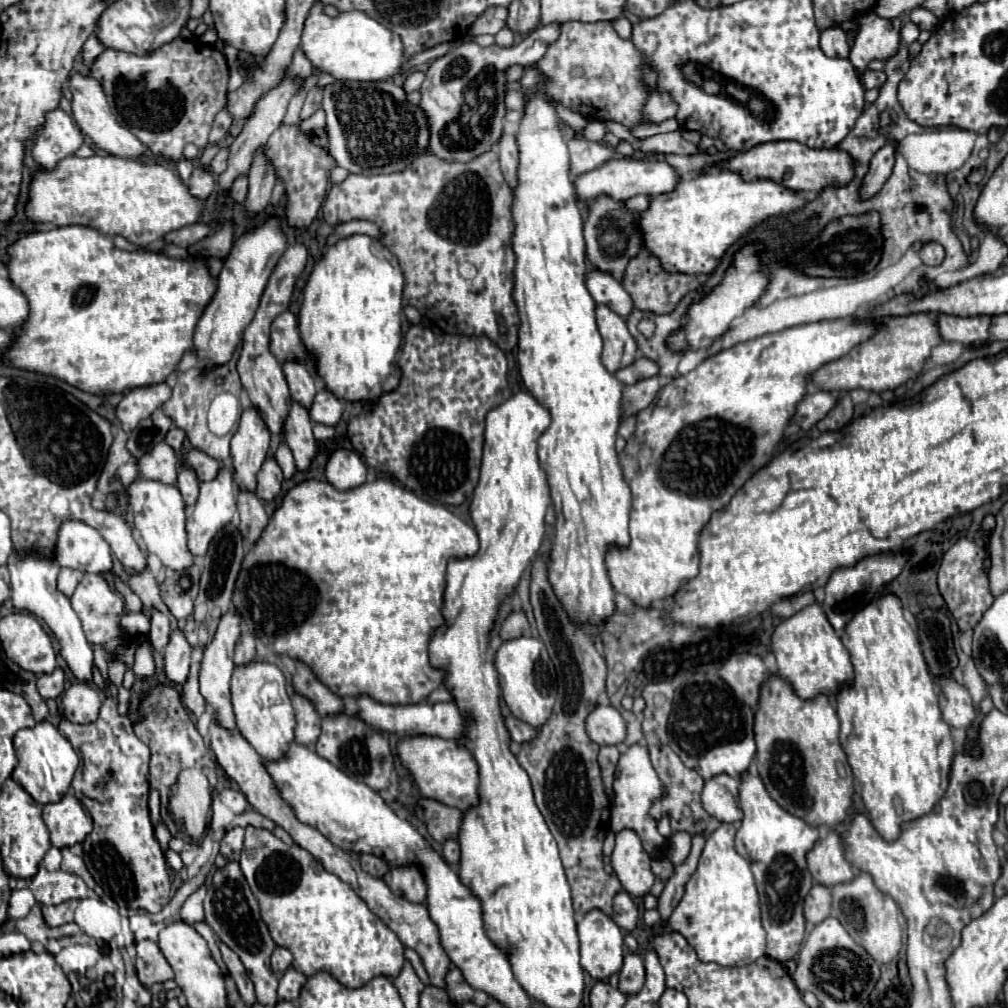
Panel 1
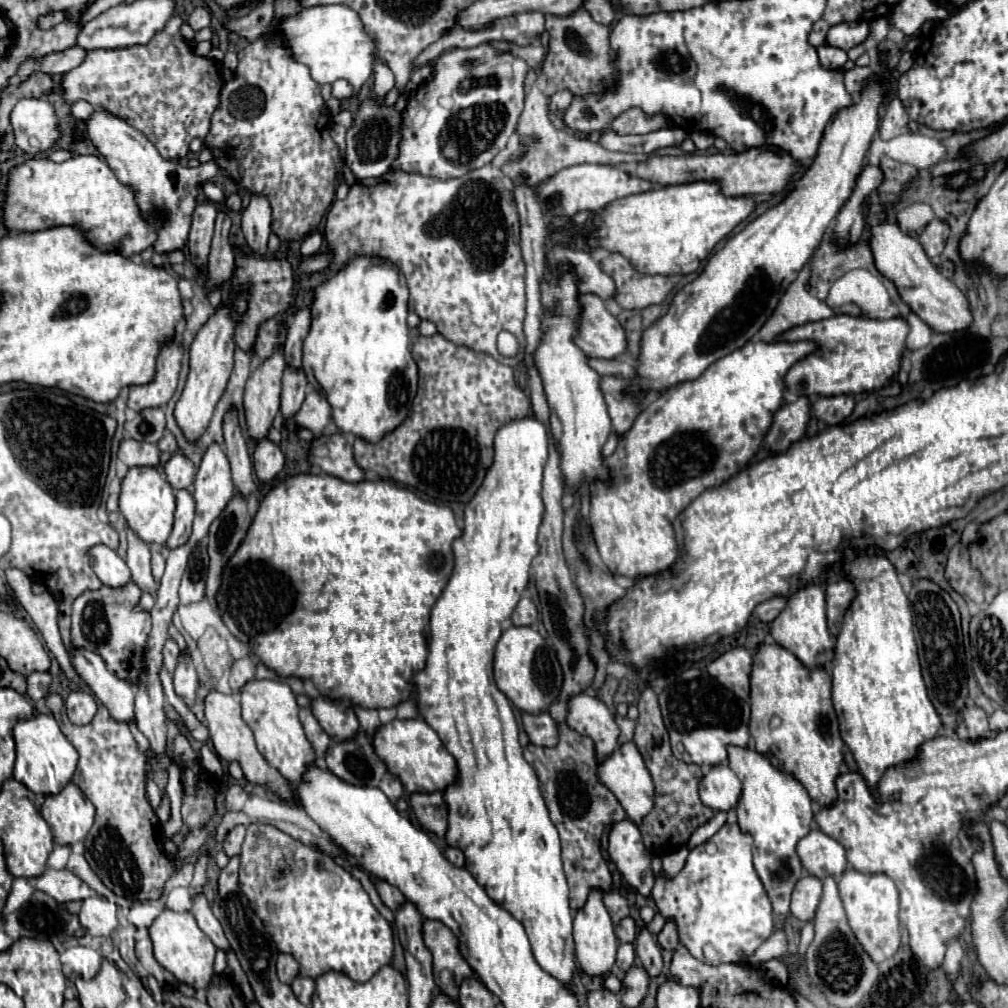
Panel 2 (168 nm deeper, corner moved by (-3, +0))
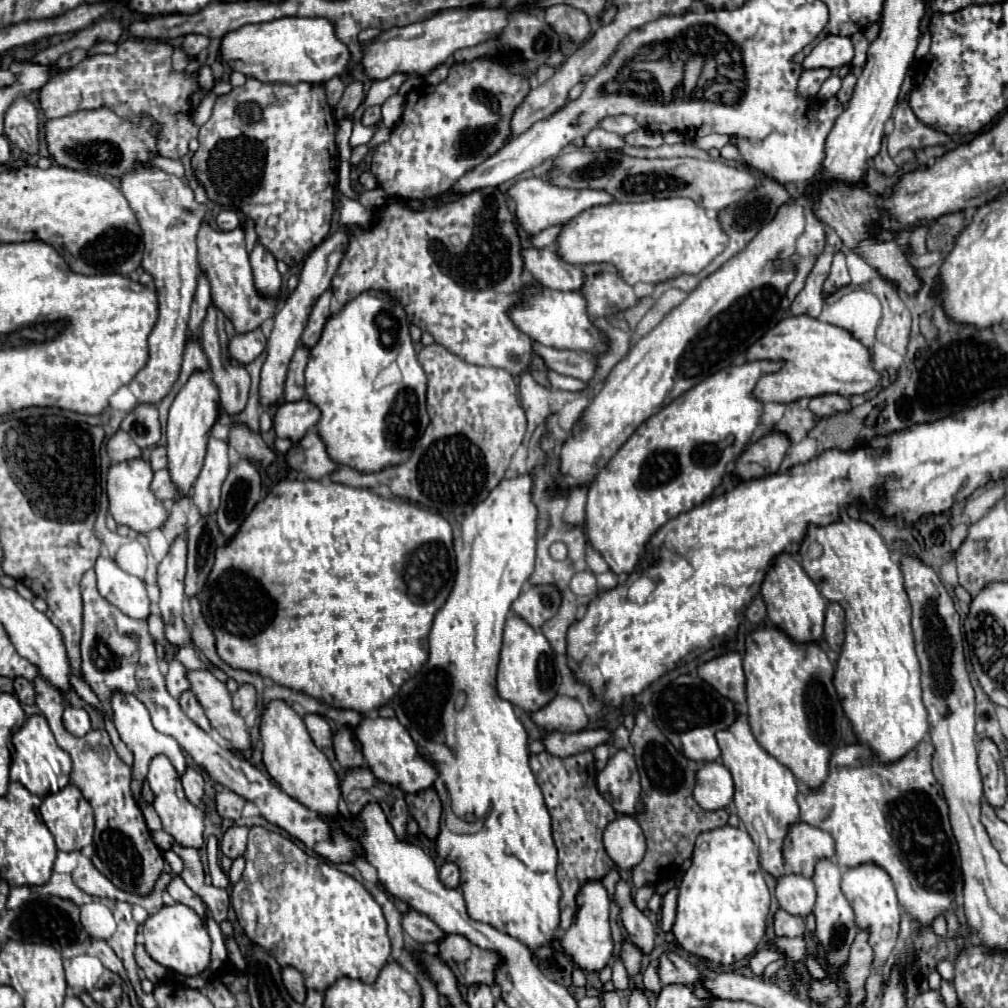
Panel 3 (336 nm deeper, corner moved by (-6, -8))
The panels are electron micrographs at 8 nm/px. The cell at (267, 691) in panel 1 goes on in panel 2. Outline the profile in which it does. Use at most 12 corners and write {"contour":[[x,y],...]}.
{"contour":[[252,679],[242,719],[262,757],[300,783],[314,751],[290,685]]}

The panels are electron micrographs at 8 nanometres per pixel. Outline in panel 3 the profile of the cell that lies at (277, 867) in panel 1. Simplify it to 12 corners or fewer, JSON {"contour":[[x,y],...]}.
{"contour":[[249,829],[231,891],[251,943],[305,987],[373,983],[381,907],[291,839]]}

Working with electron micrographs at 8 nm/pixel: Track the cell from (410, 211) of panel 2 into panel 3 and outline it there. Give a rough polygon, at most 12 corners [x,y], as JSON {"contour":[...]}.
{"contour":[[485,187],[351,229],[337,313],[365,289],[453,355],[527,371],[507,311],[523,257]]}

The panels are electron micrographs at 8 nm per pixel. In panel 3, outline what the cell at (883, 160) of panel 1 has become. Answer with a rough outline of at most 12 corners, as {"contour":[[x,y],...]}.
{"contour":[[835,245],[831,273],[823,285],[823,297],[851,283],[845,253]]}

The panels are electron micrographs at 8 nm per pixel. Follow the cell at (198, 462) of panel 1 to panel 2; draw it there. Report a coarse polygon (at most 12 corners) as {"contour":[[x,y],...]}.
{"contour":[[180,451],[164,465],[168,483],[188,489],[196,477],[196,465]]}

